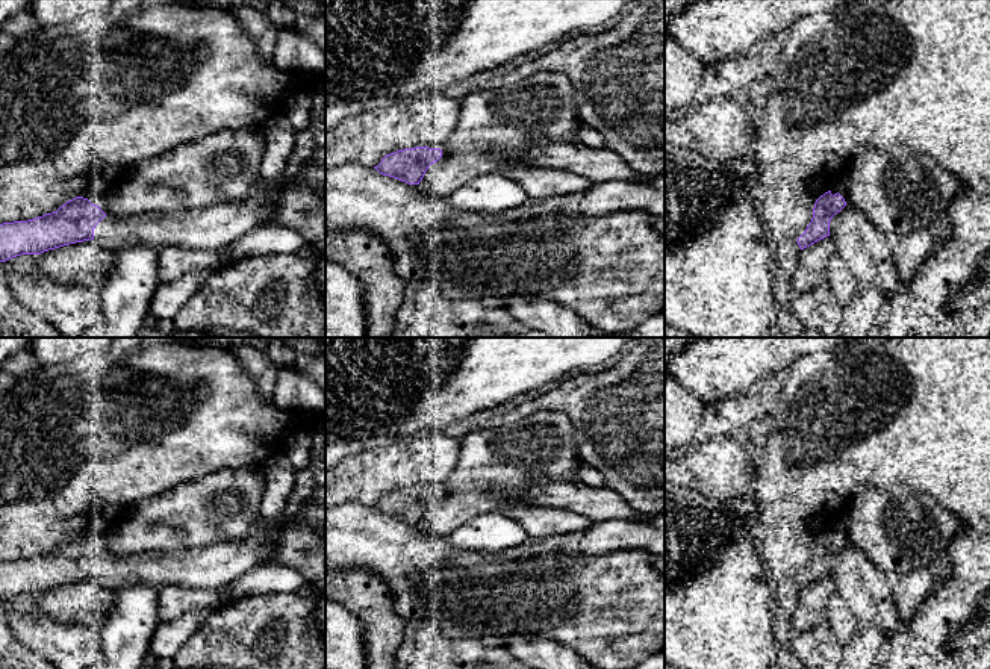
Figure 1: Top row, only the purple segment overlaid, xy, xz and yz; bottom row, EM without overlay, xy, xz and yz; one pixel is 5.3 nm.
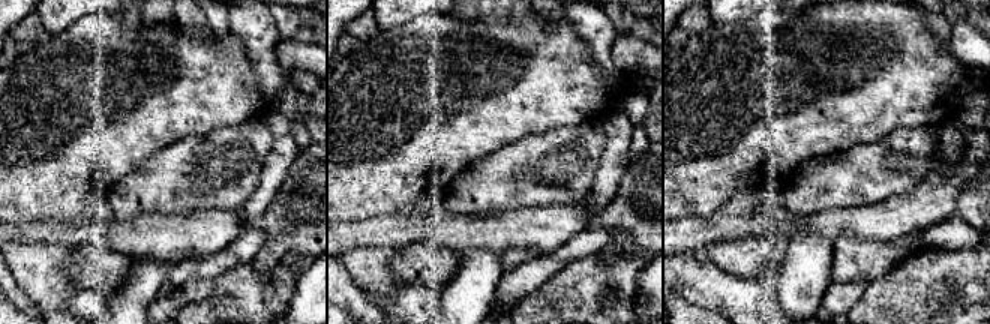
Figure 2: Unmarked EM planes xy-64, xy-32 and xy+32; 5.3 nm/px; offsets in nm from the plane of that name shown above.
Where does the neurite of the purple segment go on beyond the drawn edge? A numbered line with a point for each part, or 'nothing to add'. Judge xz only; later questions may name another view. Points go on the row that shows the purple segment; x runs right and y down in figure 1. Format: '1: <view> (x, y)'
nothing to add

